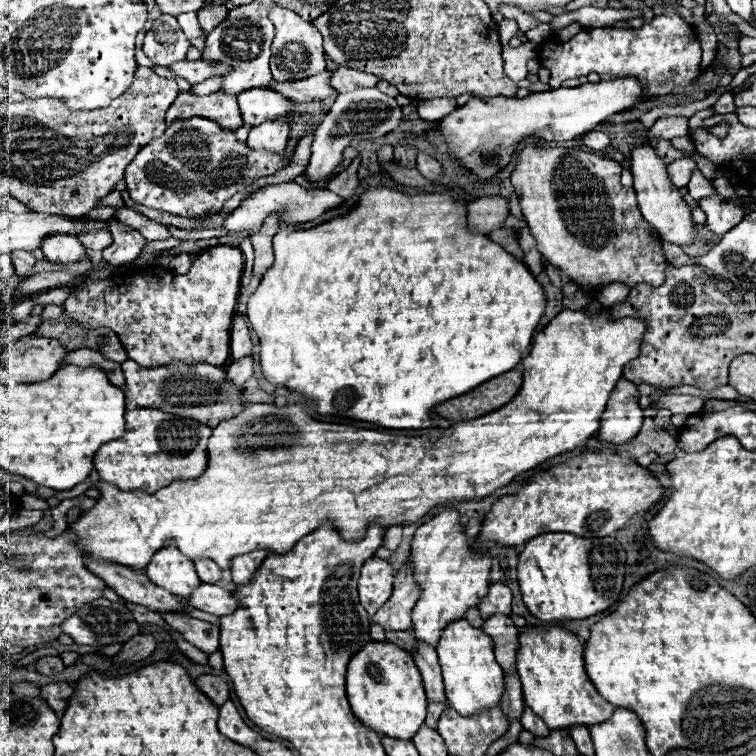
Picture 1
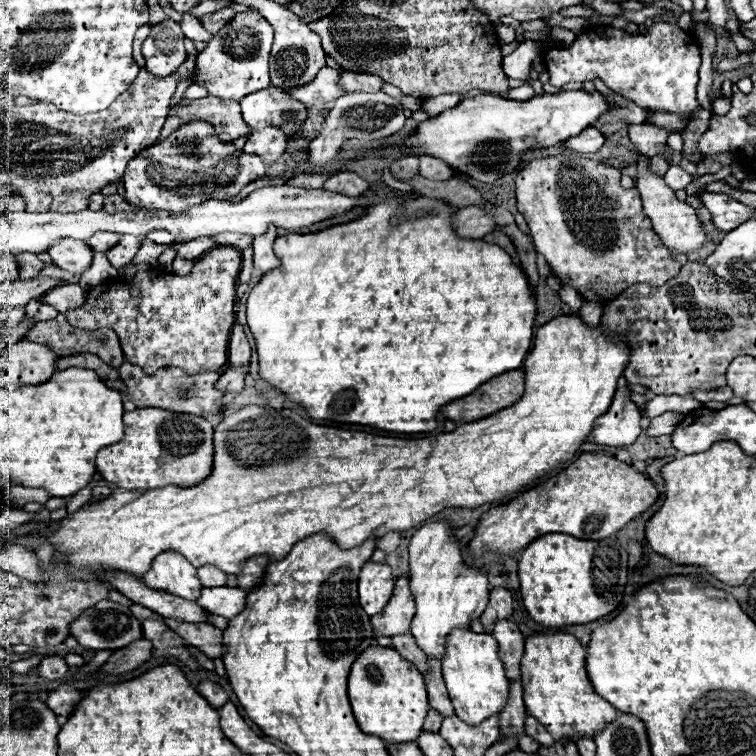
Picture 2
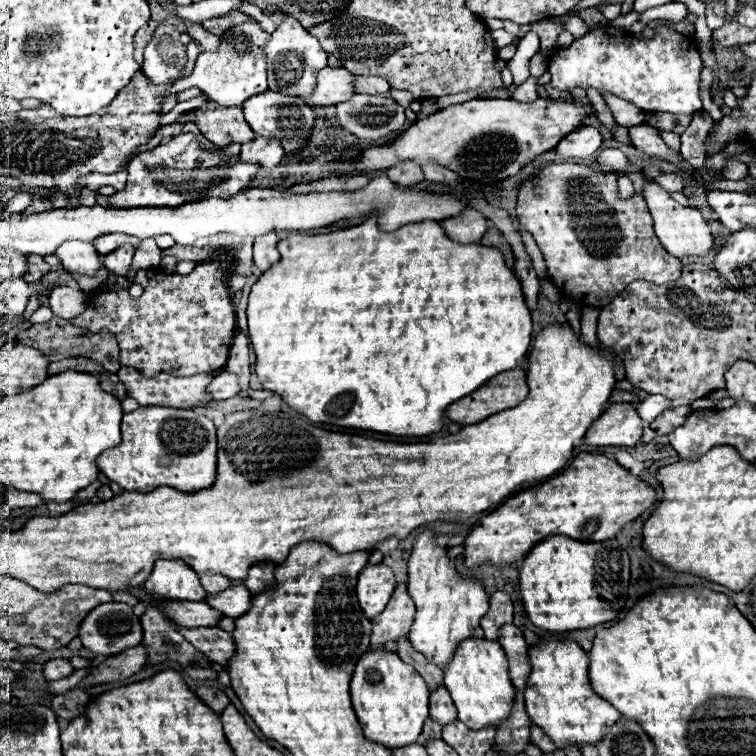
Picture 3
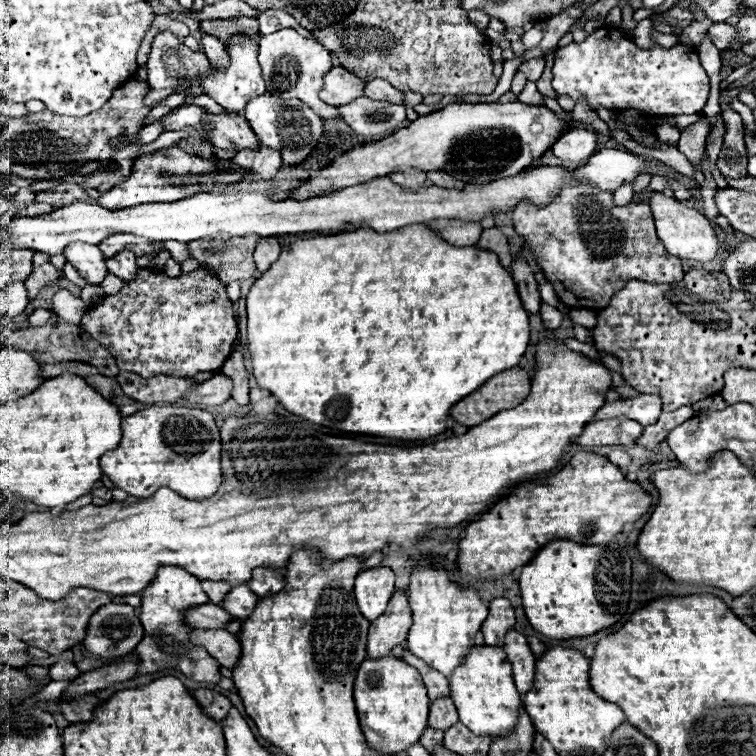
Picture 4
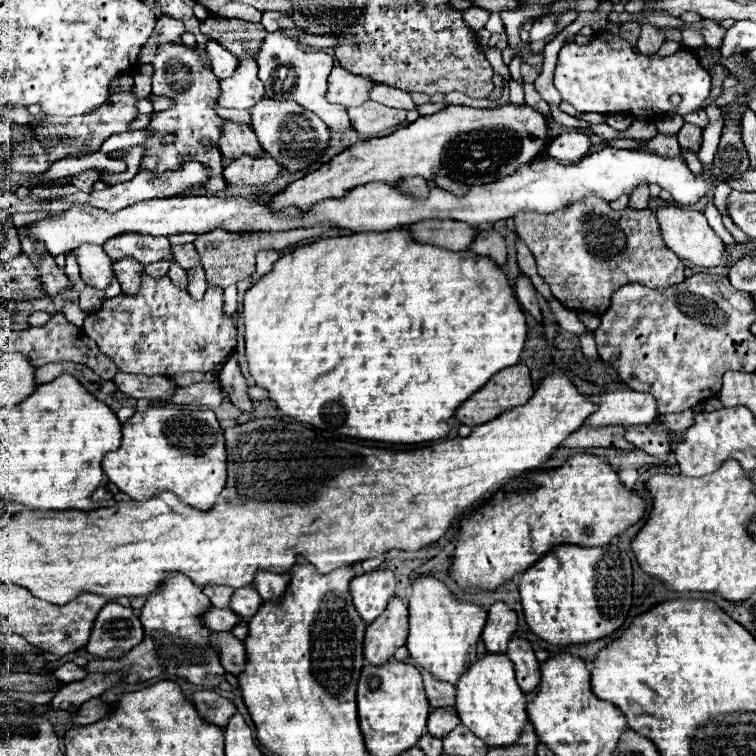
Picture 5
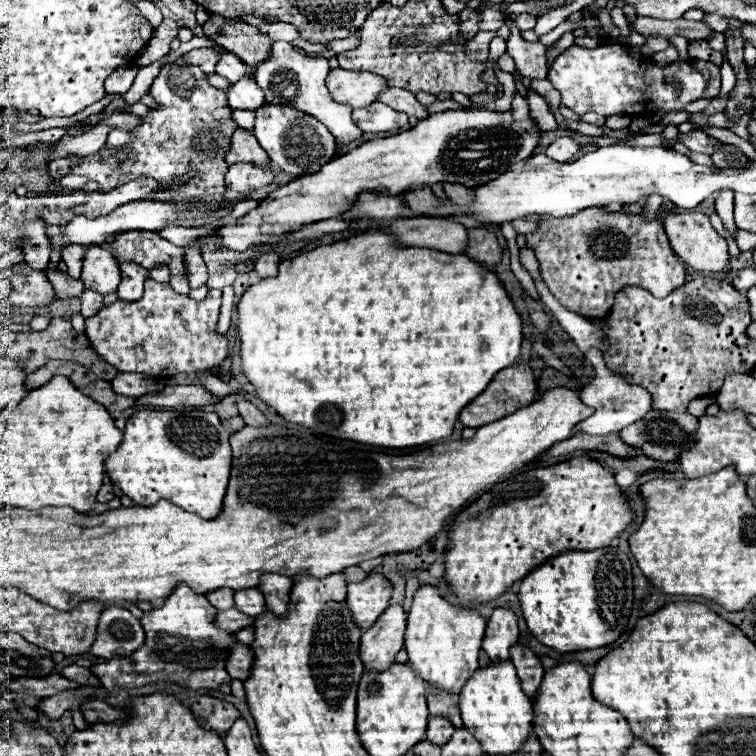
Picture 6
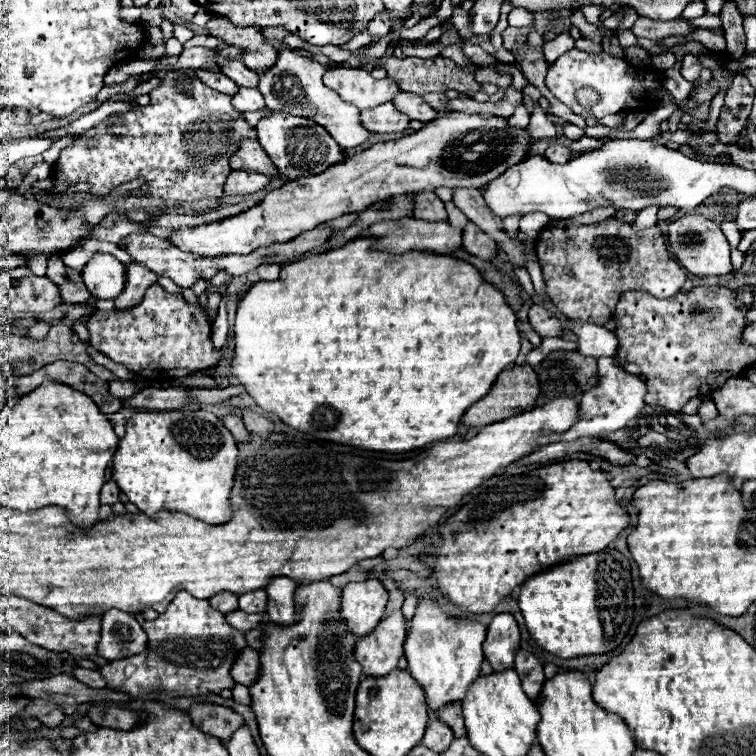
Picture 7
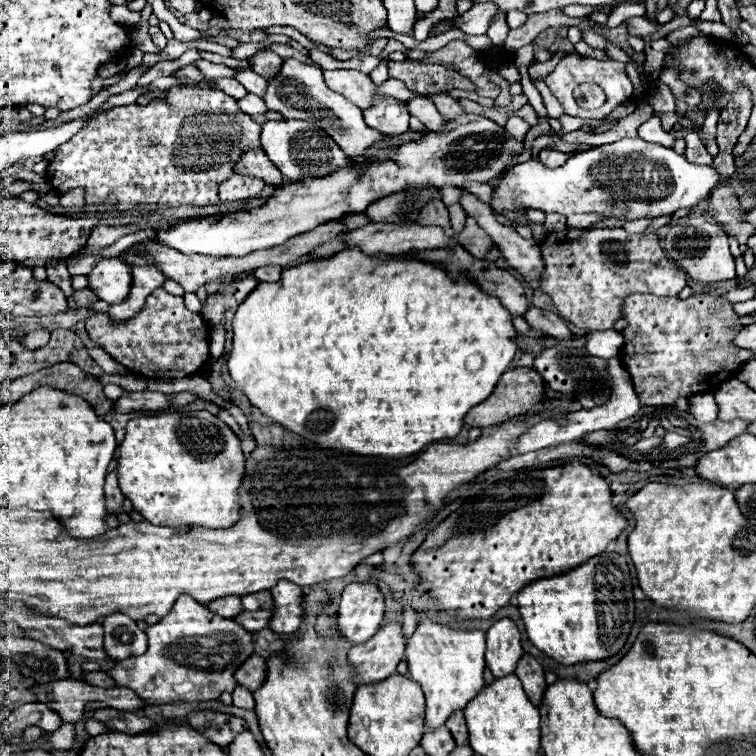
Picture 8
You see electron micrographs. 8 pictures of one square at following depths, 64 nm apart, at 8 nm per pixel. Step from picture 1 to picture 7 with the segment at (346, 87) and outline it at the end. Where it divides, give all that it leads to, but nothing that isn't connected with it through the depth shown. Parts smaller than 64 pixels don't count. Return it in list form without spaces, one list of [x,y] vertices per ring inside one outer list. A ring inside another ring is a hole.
[[[400,92],[392,102],[396,104],[396,108],[398,108],[400,112],[408,114],[410,120],[420,120],[420,122],[426,124],[426,122],[432,122],[432,120],[438,118],[438,112],[436,112],[432,106],[428,106],[428,104],[422,100],[422,96],[418,96],[418,94]]]

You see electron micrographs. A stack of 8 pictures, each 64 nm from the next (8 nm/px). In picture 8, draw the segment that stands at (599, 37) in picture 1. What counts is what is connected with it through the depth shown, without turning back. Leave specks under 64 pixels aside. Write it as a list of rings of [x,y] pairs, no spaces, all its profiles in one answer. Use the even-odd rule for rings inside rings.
[[[564,56],[560,60],[560,64],[554,68],[554,72],[550,76],[546,76],[546,86],[550,88],[550,92],[558,98],[558,102],[562,104],[564,108],[564,114],[568,116],[576,116],[576,118],[590,118],[590,120],[602,120],[604,116],[608,116],[618,104],[624,104],[632,98],[632,92],[634,92],[634,86],[626,74],[626,64],[622,62],[614,62],[614,60],[608,60],[608,62],[602,62],[602,60],[594,60],[594,58],[584,58],[584,56]],[[580,84],[598,84],[604,92],[606,92],[606,102],[604,106],[596,108],[596,110],[584,110],[576,104],[572,92],[576,86]]]

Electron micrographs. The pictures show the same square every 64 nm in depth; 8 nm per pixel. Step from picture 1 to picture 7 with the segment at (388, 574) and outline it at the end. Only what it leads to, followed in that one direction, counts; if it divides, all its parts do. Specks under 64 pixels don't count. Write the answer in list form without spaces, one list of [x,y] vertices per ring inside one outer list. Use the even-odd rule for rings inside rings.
[[[380,580],[350,582],[342,590],[342,620],[358,638],[368,636],[384,618],[384,606],[388,602],[388,592]]]

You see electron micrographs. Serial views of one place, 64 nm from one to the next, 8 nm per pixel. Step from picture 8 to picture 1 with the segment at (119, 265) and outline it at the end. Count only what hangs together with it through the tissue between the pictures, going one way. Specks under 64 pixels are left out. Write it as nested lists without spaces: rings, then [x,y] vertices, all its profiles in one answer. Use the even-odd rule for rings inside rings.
[[[60,234],[44,240],[42,252],[50,262],[62,264],[62,266],[76,266],[88,258],[88,250],[82,246],[78,238],[60,236]]]

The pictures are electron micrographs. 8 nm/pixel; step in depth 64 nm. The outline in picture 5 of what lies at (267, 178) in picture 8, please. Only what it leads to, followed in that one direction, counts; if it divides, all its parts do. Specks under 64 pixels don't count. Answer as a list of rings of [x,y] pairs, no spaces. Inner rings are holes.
[[[230,120],[224,122],[222,138],[220,138],[220,150],[222,150],[226,160],[236,160],[244,154],[260,158],[264,154],[252,128],[244,126],[244,124],[234,124]]]

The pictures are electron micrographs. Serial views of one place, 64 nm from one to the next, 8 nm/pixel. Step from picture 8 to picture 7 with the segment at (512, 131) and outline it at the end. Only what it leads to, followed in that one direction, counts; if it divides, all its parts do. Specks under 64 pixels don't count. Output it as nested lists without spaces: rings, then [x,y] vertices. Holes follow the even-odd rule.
[[[520,104],[518,108],[516,108],[516,112],[508,118],[508,124],[510,126],[514,126],[514,128],[520,128],[520,130],[524,130],[526,126],[528,126],[528,114],[526,114],[526,108],[524,108],[524,104]]]

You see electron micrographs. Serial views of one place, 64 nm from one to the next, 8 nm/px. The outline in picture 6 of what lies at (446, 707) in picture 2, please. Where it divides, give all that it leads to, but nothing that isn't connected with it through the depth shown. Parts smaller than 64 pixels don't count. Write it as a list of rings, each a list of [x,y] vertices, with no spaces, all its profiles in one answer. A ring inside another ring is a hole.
[[[434,716],[430,718],[428,722],[428,730],[426,730],[426,740],[436,744],[436,746],[444,746],[444,742],[450,740],[454,728],[450,724],[450,720],[444,720],[440,716]]]

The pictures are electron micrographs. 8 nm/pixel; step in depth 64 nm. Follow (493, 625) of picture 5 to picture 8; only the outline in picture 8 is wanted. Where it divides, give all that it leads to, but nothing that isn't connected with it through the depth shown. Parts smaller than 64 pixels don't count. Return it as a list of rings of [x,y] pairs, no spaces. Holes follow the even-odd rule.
[[[504,618],[496,622],[488,632],[486,632],[486,666],[494,674],[494,678],[504,678],[516,670],[518,660],[524,656],[524,650],[520,646],[520,632],[514,626],[512,620]]]

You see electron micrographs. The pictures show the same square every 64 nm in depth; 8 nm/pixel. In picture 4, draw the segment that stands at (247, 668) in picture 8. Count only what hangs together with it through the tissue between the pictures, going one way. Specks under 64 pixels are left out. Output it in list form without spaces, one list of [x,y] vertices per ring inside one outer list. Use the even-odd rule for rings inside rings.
[[[194,630],[192,632],[192,642],[200,644],[208,650],[208,654],[216,656],[216,660],[228,668],[234,670],[238,666],[242,648],[236,636],[232,636],[230,632],[222,630]]]

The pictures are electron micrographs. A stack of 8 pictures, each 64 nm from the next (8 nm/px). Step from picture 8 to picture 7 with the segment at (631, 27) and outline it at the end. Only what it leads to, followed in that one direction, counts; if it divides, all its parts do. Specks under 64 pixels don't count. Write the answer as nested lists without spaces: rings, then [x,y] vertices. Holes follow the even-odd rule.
[[[638,18],[632,26],[632,34],[638,38],[650,38],[650,40],[662,40],[668,36],[682,36],[690,34],[694,28],[688,26],[686,22],[672,20],[672,22],[658,22],[658,20],[648,20],[648,18]]]

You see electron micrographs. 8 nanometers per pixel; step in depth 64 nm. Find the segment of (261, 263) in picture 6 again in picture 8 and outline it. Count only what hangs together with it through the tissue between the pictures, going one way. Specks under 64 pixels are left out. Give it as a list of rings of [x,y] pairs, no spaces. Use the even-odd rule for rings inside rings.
[[[276,264],[260,266],[260,268],[254,270],[254,276],[256,276],[260,282],[278,282],[278,280],[280,280],[280,274],[282,274],[282,268],[276,266]]]

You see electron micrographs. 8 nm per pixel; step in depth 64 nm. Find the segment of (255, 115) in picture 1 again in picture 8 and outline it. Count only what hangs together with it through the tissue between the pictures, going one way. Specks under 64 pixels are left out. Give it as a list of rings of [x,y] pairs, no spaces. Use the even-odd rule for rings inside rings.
[[[268,120],[262,124],[262,150],[284,174],[284,178],[298,182],[304,178],[324,178],[340,168],[352,168],[352,158],[344,156],[338,144],[312,122],[304,120]]]

